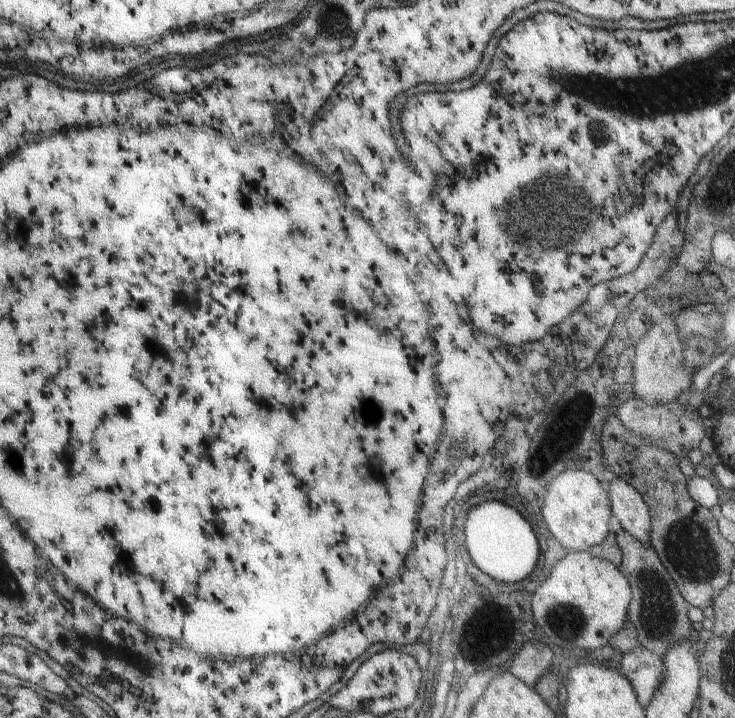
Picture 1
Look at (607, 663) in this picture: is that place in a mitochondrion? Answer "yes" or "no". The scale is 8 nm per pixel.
no

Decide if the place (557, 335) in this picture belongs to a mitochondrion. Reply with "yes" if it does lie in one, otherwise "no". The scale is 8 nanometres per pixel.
no

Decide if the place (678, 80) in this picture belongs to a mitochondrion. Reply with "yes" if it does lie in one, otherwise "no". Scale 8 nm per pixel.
no

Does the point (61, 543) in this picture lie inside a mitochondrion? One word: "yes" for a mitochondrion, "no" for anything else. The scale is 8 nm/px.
no

